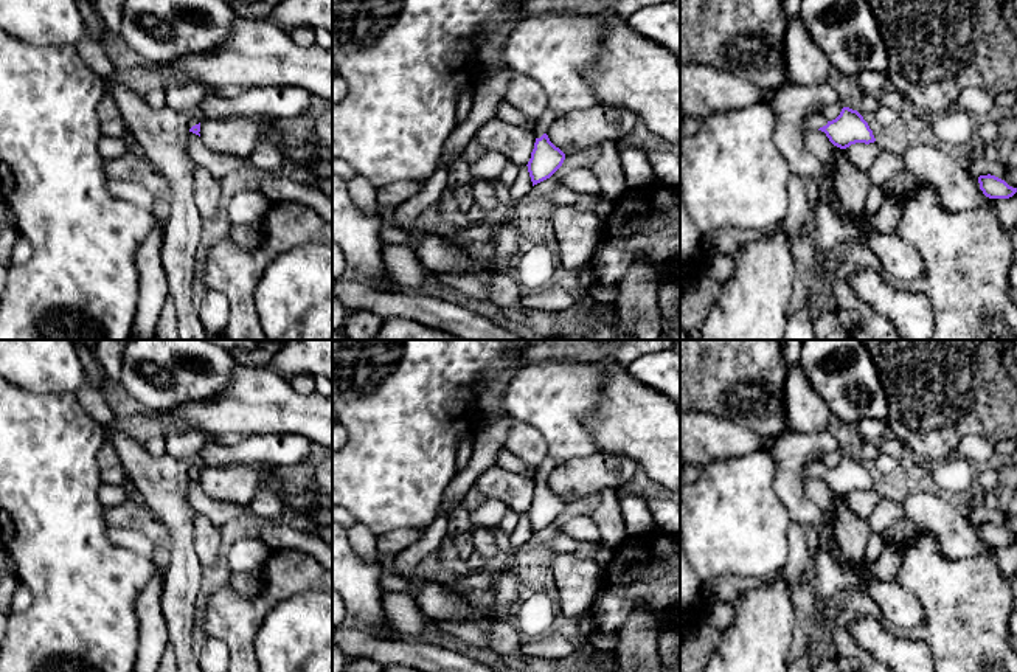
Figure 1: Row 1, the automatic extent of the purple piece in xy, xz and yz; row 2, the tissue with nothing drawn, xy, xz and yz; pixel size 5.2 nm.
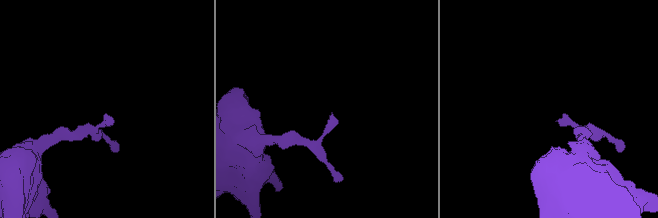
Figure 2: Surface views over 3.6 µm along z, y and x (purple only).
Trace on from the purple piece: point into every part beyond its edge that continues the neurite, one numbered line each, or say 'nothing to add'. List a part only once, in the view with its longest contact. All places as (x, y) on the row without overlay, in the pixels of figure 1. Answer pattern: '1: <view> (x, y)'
1: yz (815, 469)

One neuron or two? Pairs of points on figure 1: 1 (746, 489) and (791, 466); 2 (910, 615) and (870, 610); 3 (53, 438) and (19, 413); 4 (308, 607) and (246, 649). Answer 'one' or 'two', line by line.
1: two
2: two
3: one
4: two

